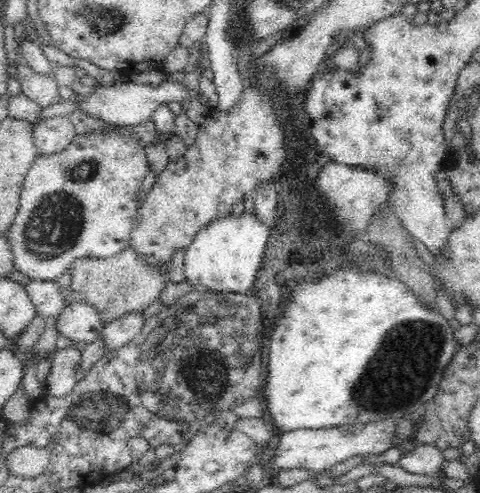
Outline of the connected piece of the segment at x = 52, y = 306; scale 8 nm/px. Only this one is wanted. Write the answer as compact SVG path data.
M31 280L25 286L26 292L41 317L58 318L65 309L64 297L57 281Z

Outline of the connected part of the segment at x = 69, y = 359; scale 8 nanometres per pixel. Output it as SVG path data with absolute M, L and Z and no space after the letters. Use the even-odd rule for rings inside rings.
M73 344L67 349L56 349L48 358L52 363L50 375L46 378L44 395L63 397L76 386L76 366L82 358L83 345Z

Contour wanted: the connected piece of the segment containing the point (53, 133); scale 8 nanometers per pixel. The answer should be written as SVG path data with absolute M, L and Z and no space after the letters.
M49 117L42 120L33 130L33 139L38 156L49 155L64 150L76 136L74 123L66 117Z

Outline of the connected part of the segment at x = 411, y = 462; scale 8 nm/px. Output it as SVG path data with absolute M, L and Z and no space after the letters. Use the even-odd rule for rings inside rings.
M417 445L416 449L410 454L402 453L397 466L412 472L412 474L430 477L441 470L442 477L445 477L446 464L444 454L437 447L433 445Z

